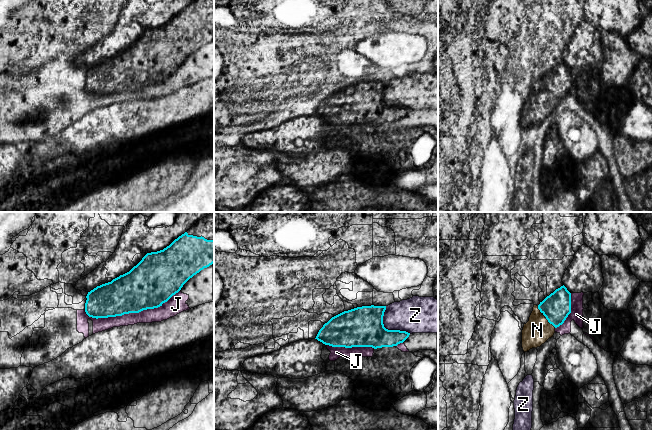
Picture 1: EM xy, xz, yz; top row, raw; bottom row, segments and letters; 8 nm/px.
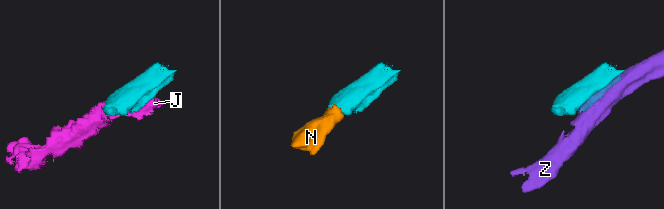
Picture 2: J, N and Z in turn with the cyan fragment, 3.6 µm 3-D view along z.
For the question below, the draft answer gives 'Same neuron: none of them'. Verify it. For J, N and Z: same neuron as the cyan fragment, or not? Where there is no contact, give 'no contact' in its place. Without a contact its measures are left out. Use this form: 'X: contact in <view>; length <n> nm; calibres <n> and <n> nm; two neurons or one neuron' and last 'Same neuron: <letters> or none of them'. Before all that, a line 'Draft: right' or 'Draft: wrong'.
Draft: wrong
J: contact in xy; length 800 nm; calibres 360 and 120 nm; two neurons
N: contact in yz; length 120 nm; calibres 240 and 220 nm; one neuron
Z: contact in xz; length 300 nm; calibres 320 and 280 nm; two neurons
Same neuron: N

